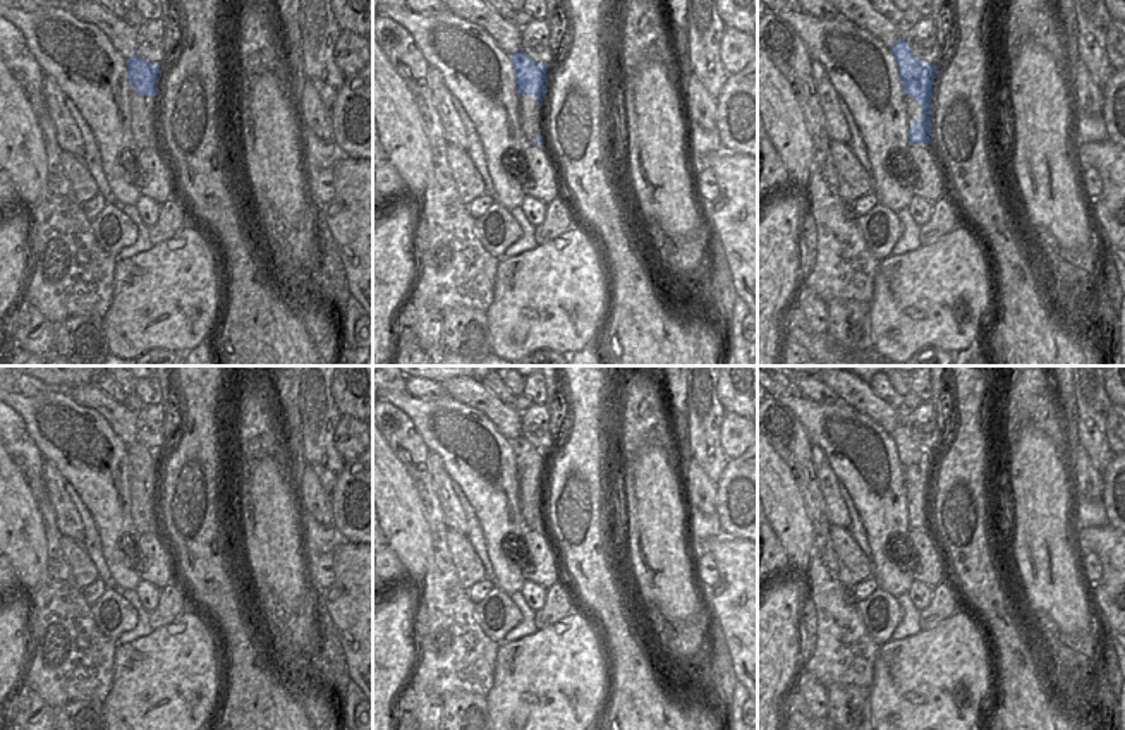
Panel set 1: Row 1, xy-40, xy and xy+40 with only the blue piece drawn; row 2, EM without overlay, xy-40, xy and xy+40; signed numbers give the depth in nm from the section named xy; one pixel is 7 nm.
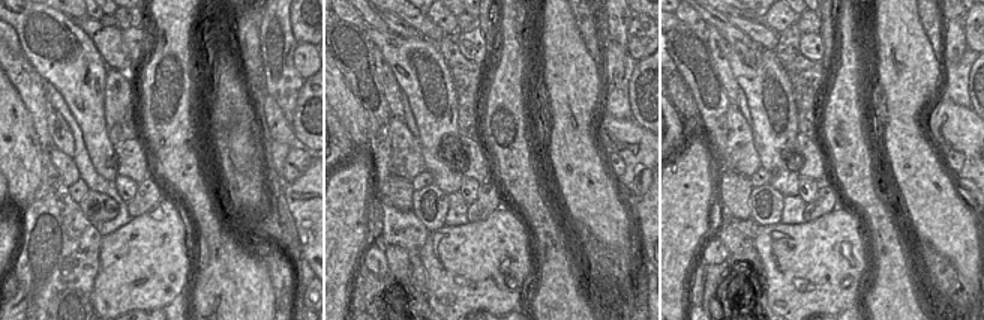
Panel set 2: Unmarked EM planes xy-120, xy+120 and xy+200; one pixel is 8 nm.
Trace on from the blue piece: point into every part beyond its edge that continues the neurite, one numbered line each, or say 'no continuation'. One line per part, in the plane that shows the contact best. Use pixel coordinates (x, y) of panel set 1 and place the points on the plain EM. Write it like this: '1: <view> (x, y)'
no continuation

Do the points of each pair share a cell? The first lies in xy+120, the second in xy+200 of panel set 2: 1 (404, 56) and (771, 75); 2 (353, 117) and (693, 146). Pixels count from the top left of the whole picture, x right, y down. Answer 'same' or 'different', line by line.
1: same
2: different

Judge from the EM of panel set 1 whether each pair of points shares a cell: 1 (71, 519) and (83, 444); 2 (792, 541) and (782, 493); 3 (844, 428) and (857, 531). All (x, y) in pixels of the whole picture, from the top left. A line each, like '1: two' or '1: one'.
1: two
2: one
3: two

